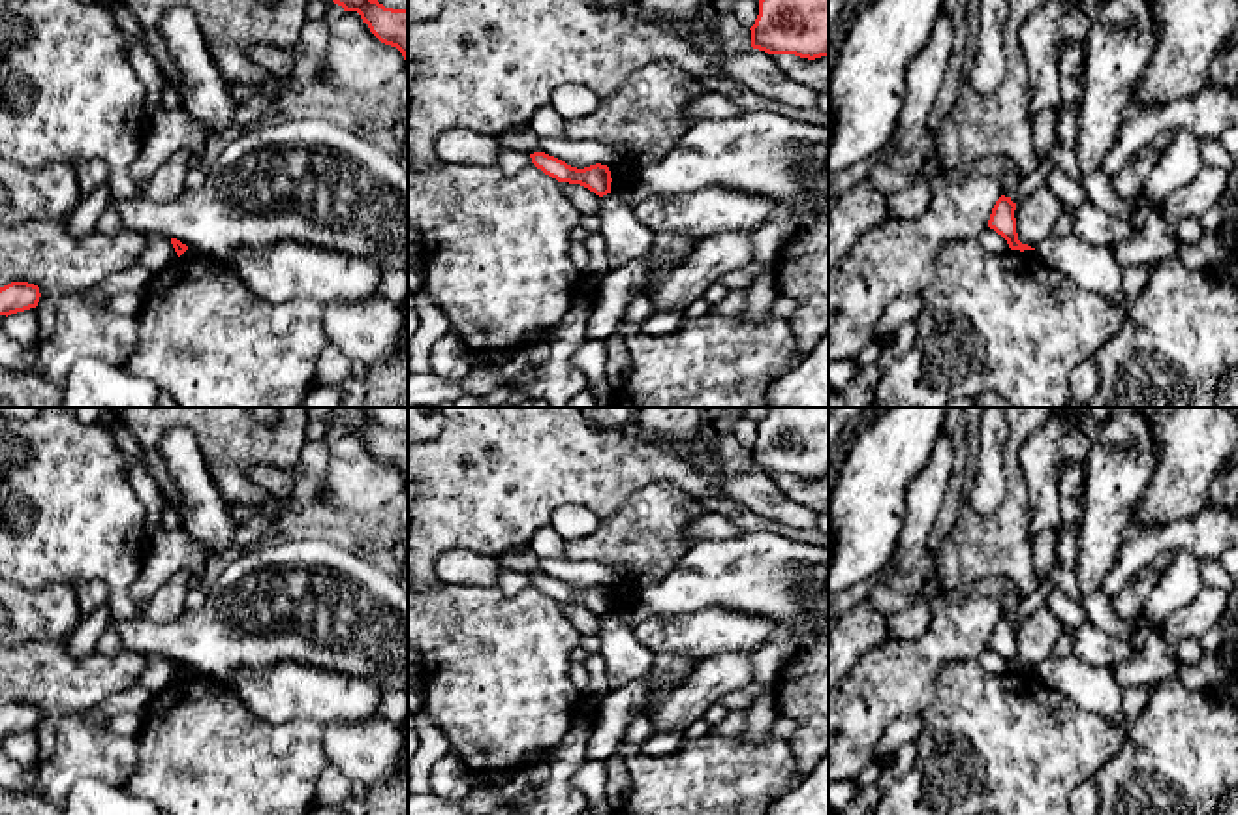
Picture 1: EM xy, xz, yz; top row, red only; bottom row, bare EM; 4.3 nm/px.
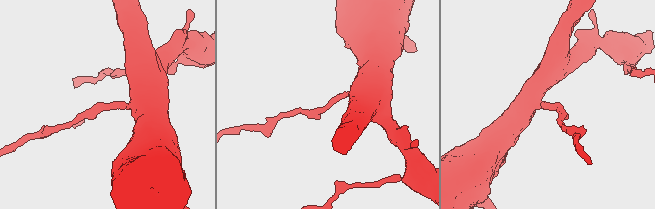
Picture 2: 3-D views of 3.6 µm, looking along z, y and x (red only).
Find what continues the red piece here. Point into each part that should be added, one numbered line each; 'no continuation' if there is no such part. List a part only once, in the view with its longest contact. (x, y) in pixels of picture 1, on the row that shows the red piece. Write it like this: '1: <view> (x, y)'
no continuation

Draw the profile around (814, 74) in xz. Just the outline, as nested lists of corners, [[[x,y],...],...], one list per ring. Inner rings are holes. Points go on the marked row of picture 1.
[[[772,54],[774,62],[797,83],[812,88],[813,92],[828,90],[828,56],[815,60],[800,58],[795,54]]]

